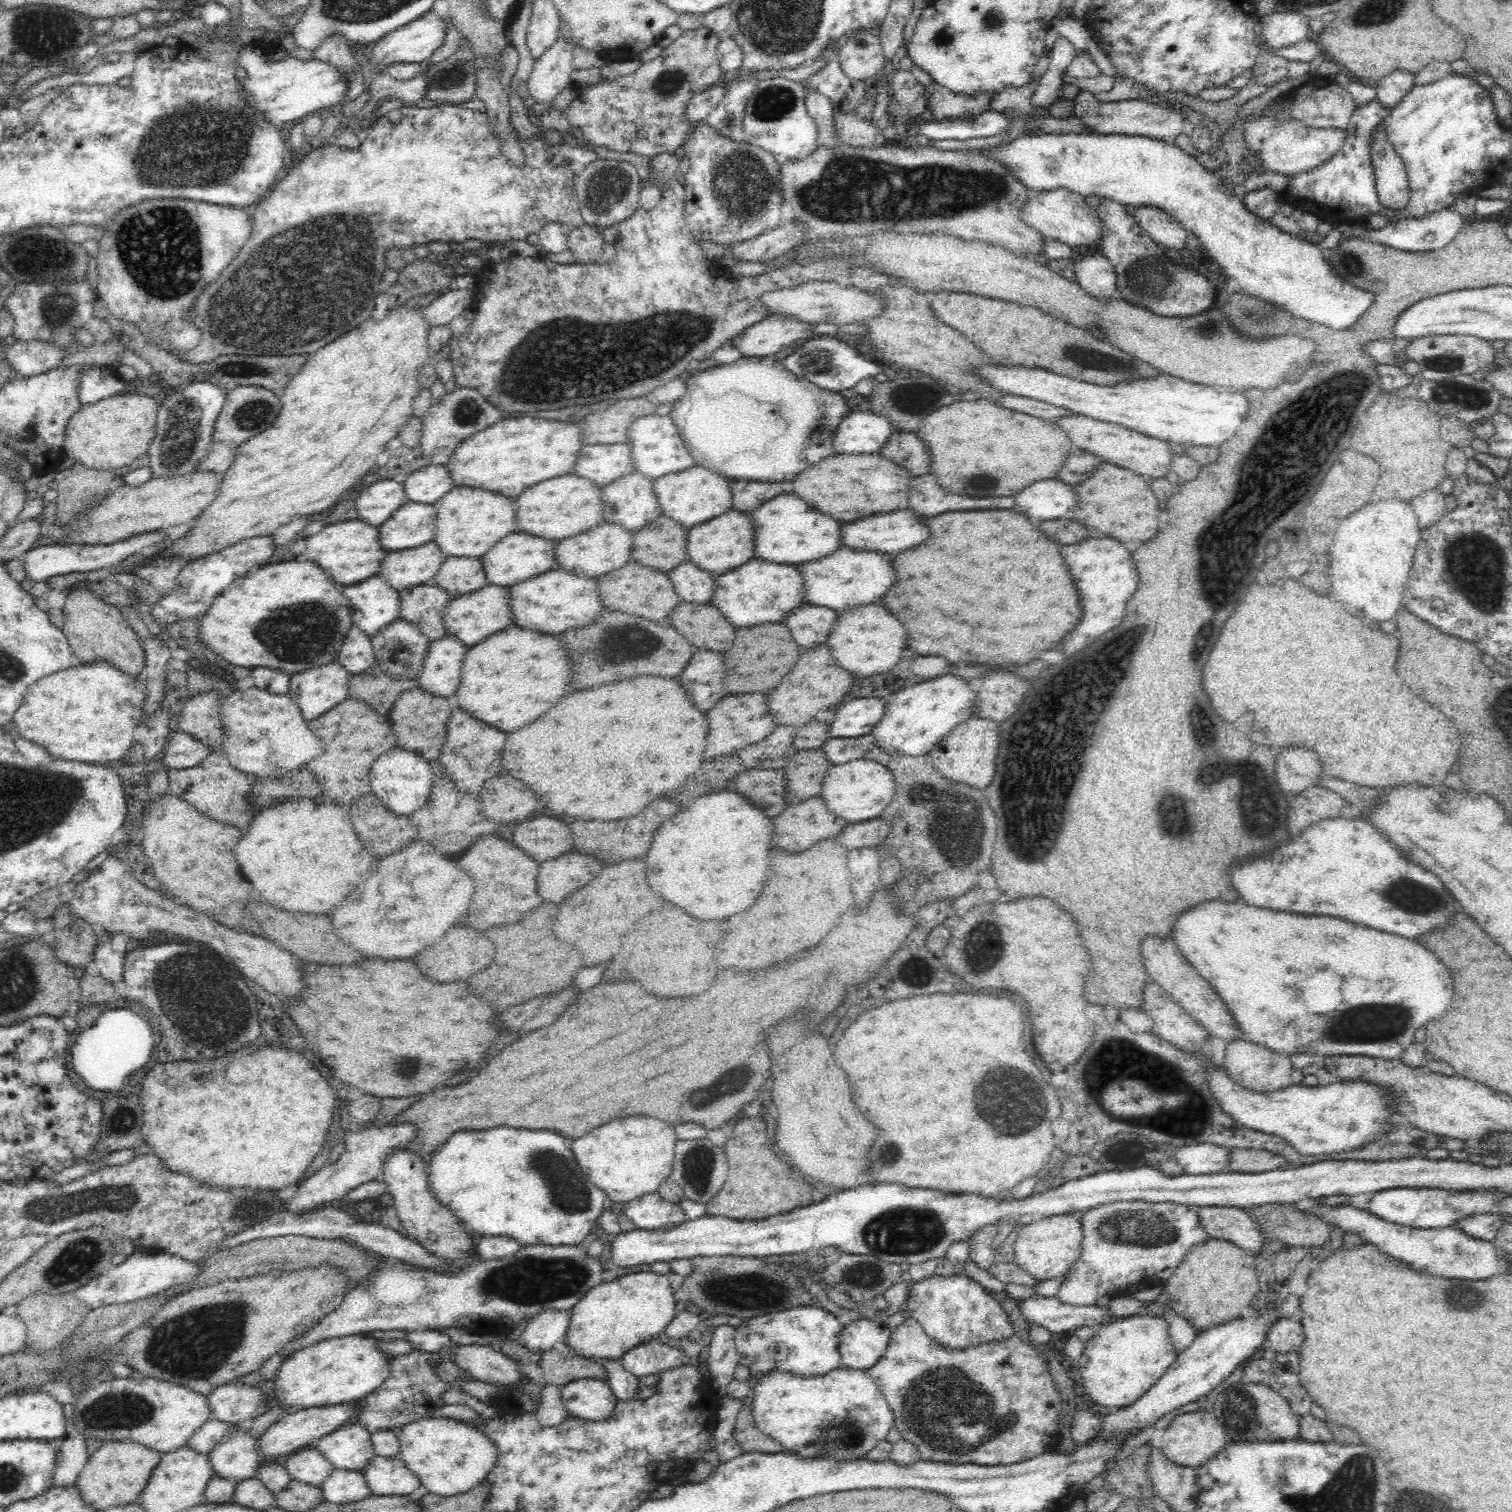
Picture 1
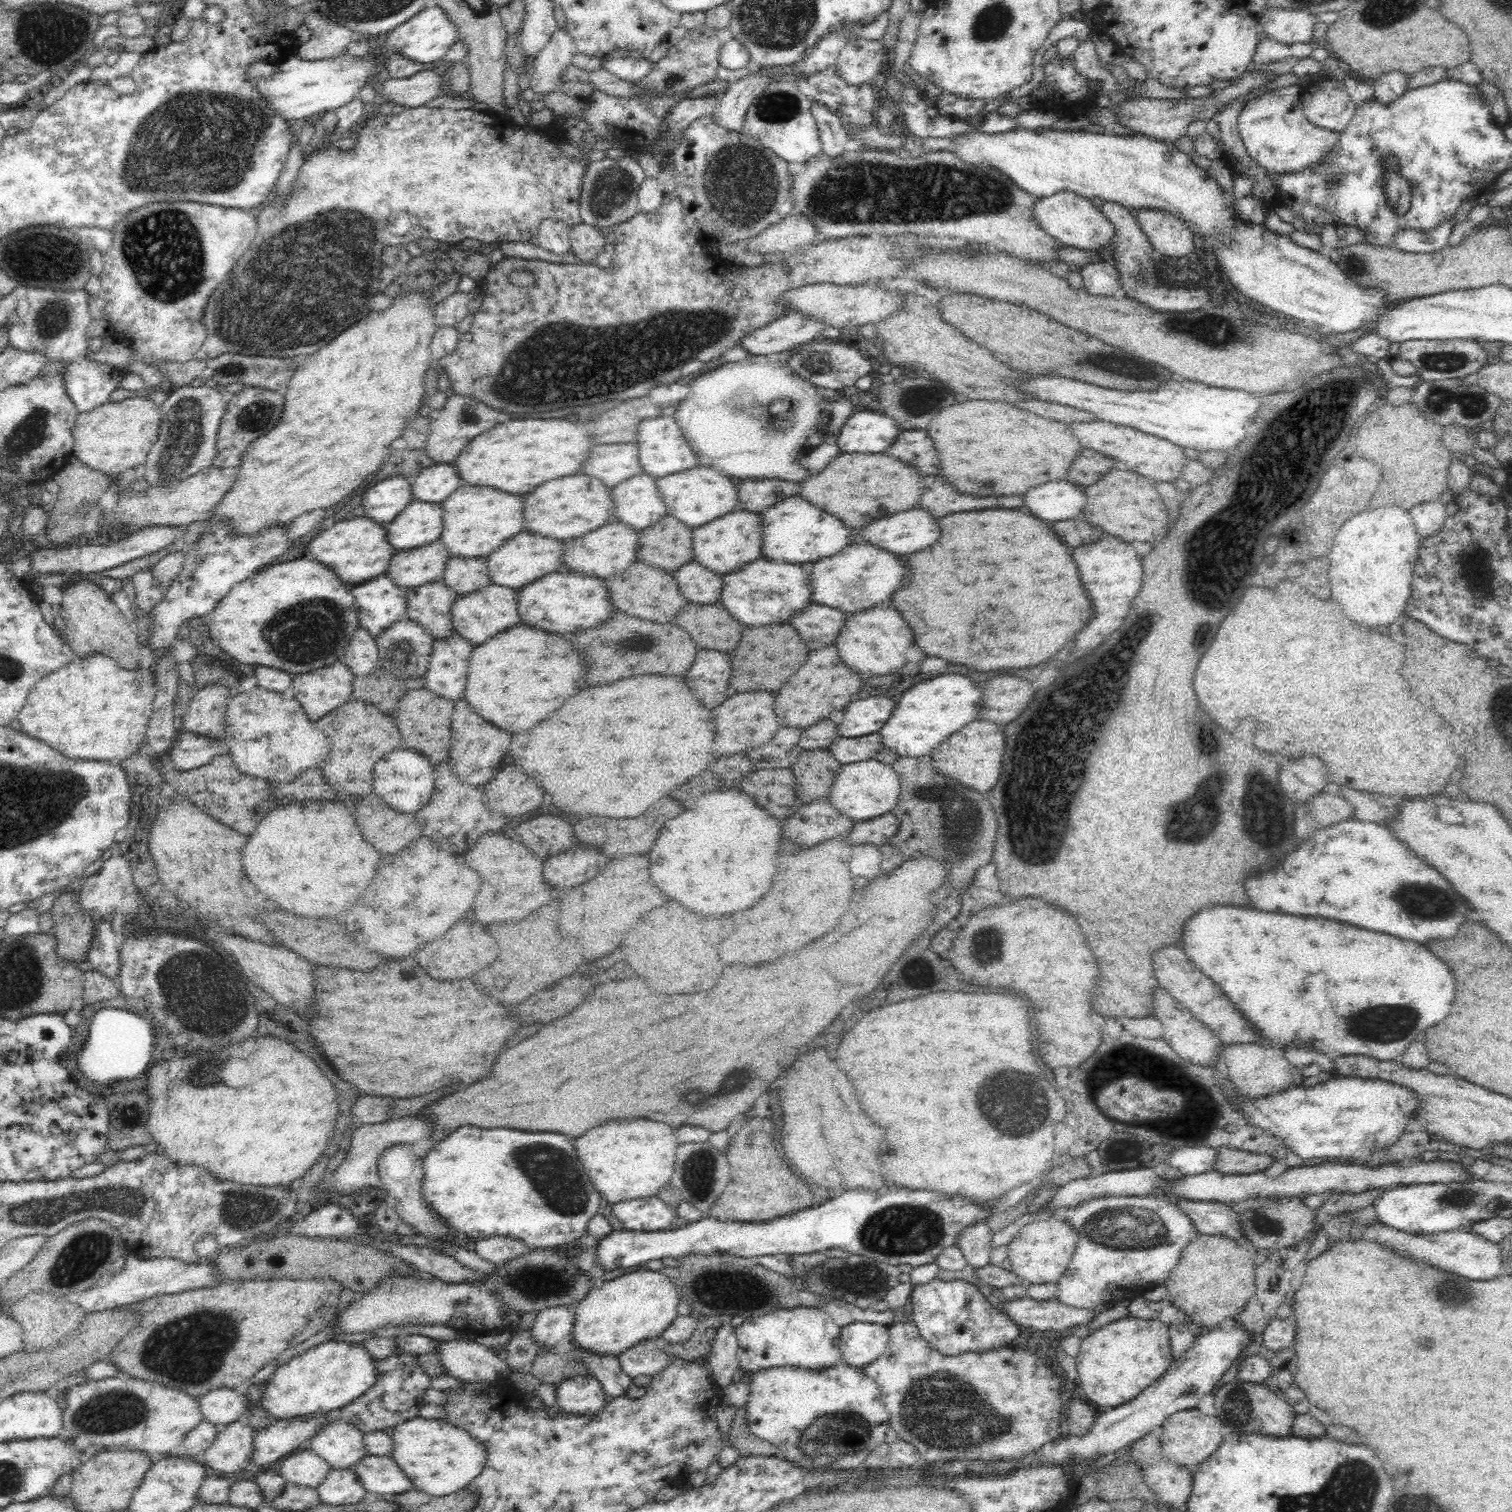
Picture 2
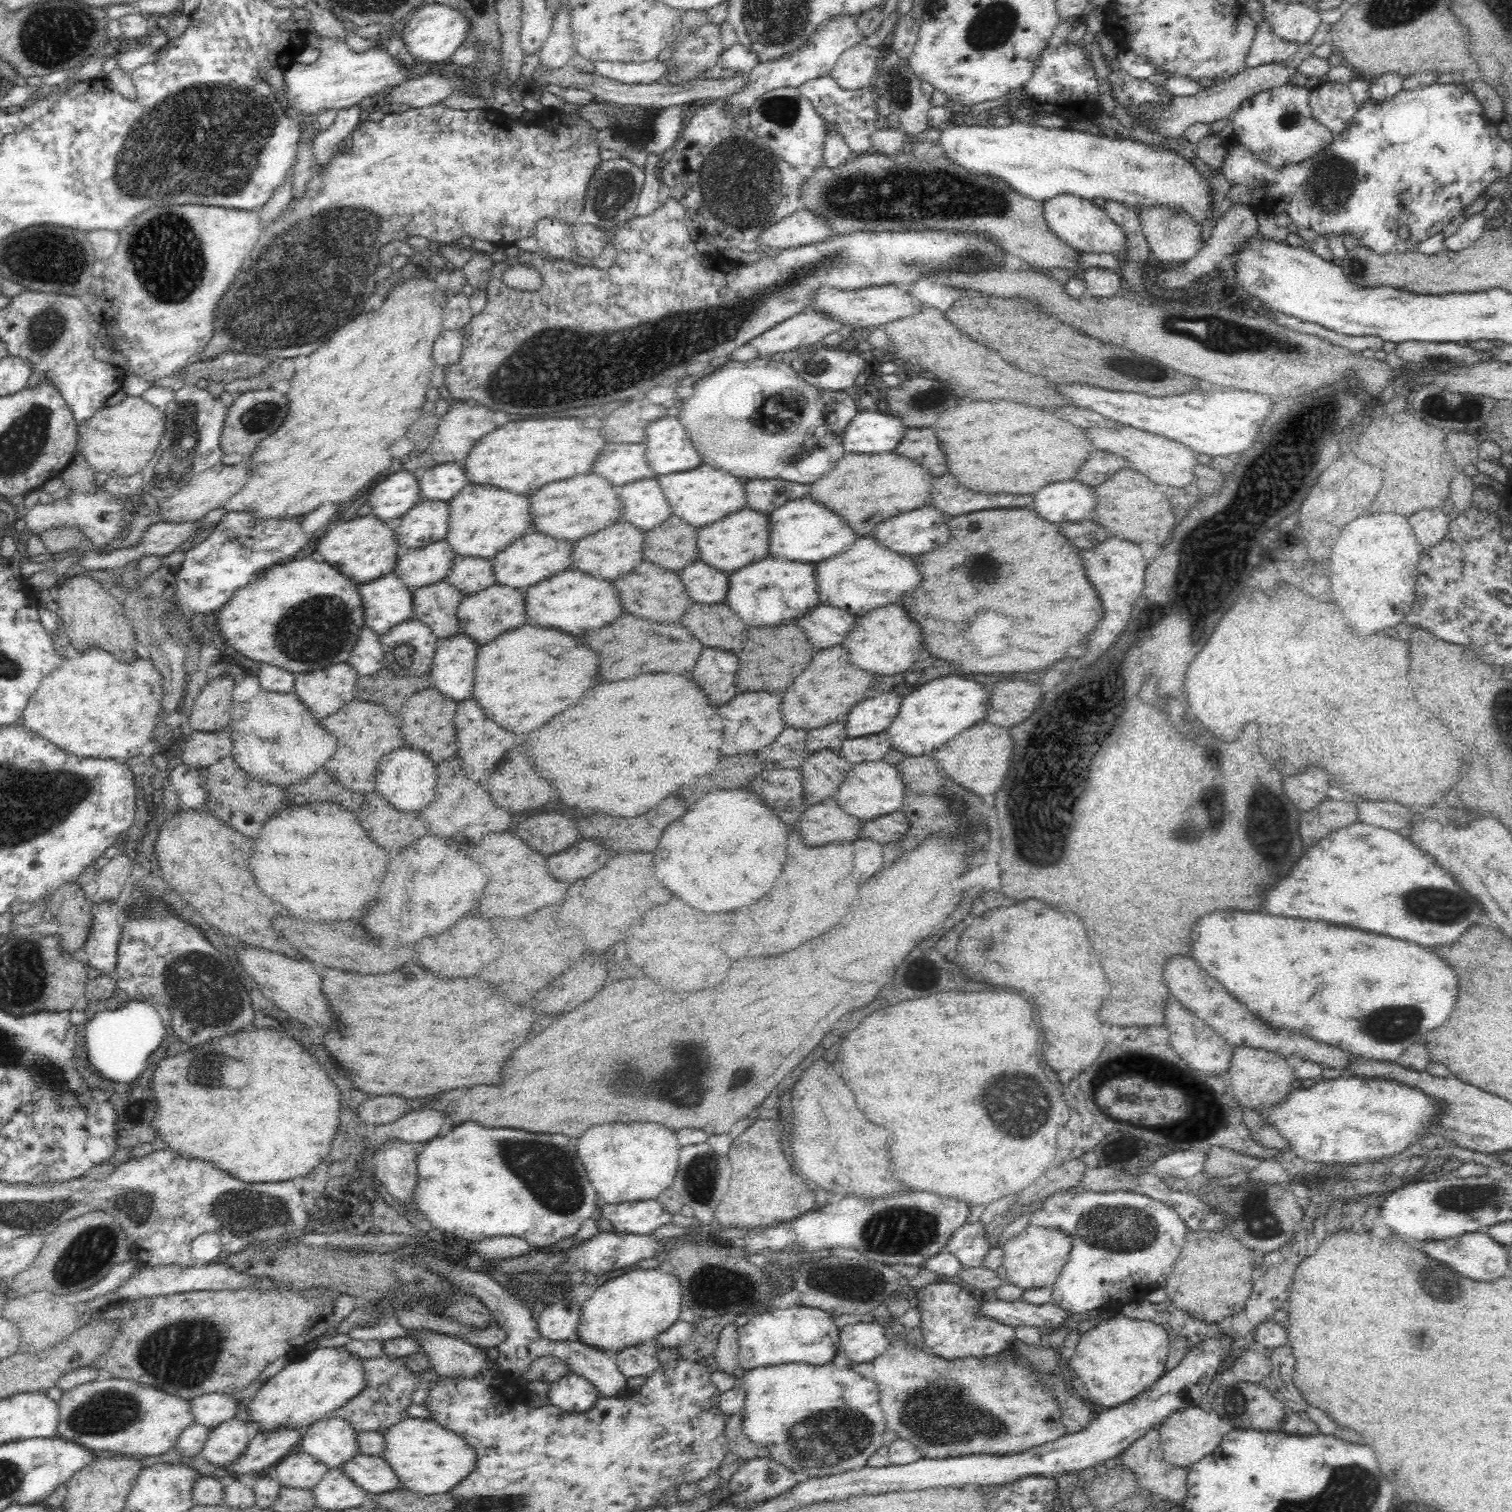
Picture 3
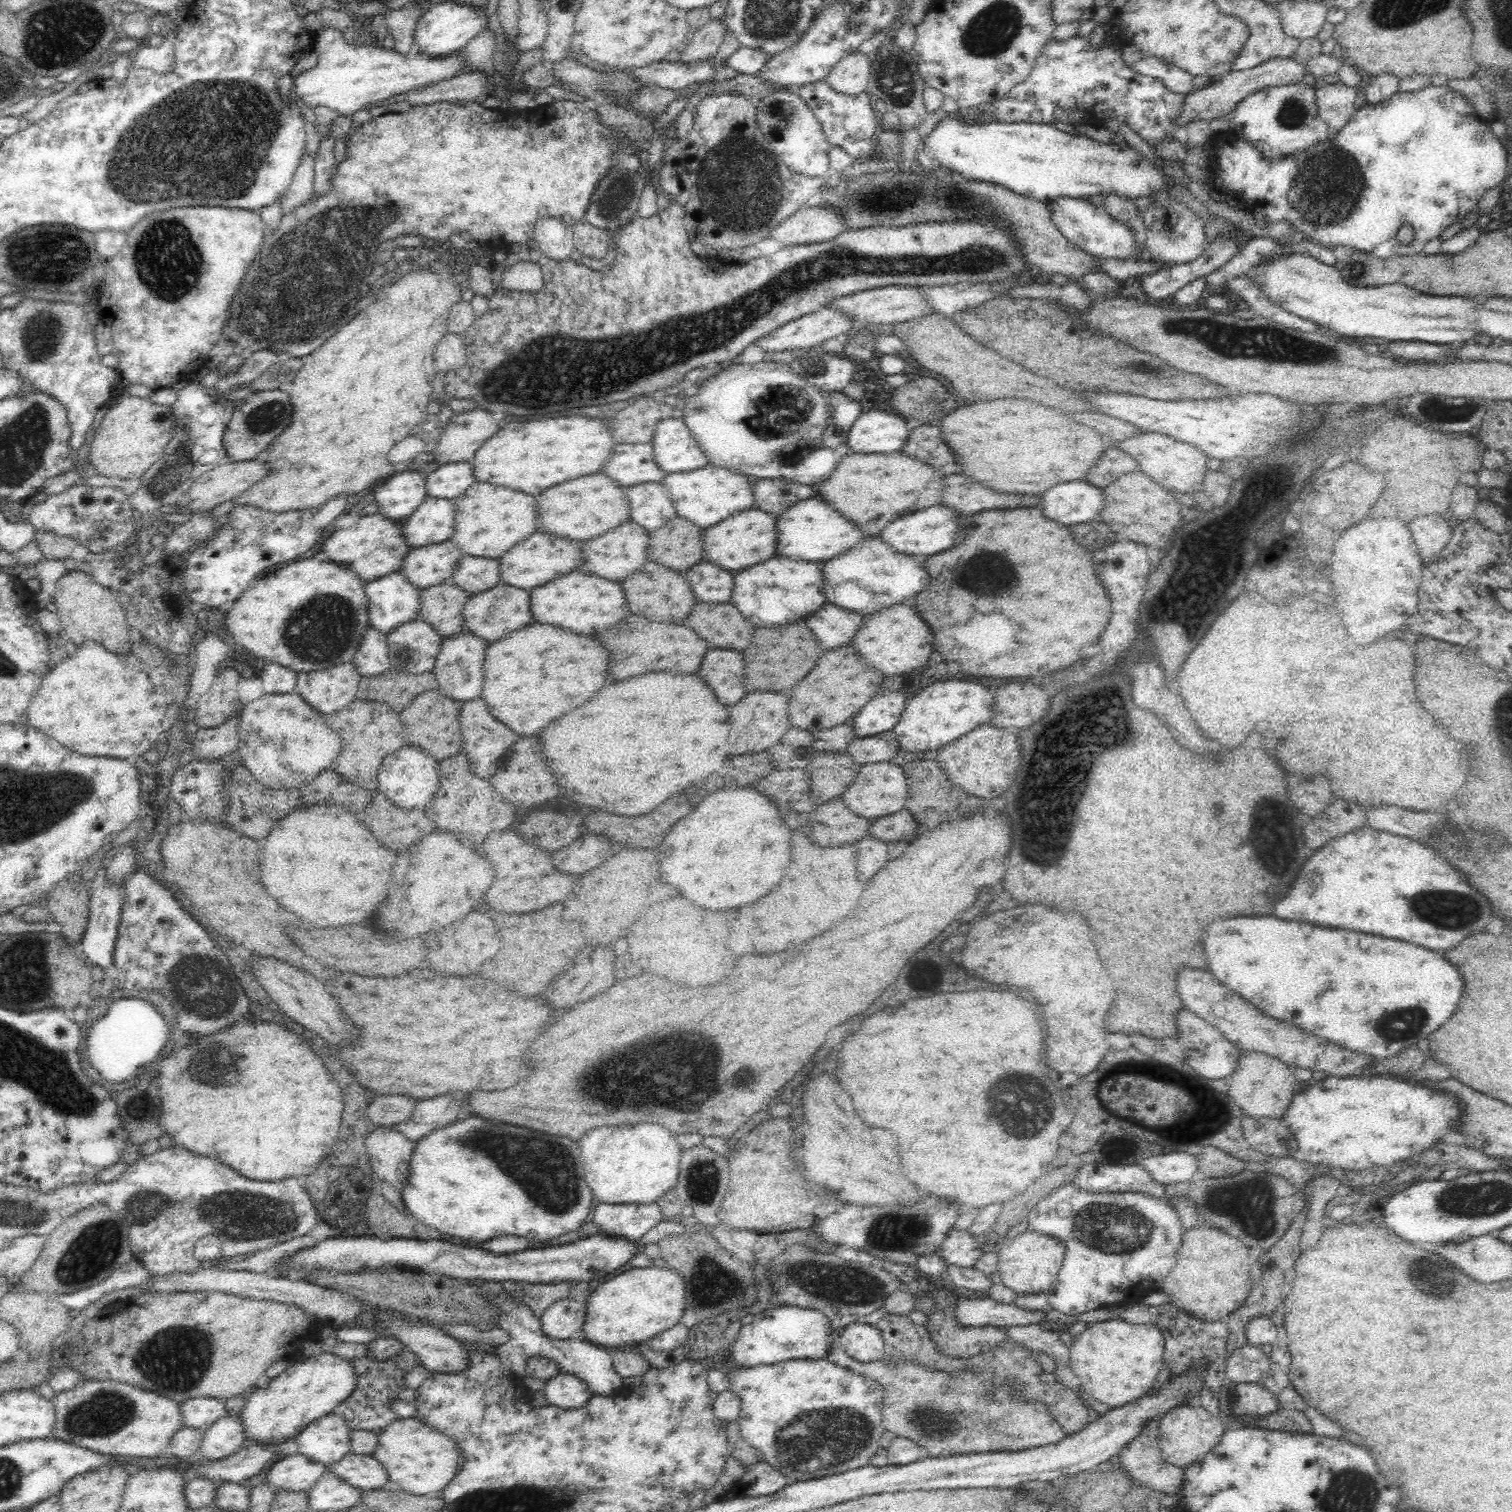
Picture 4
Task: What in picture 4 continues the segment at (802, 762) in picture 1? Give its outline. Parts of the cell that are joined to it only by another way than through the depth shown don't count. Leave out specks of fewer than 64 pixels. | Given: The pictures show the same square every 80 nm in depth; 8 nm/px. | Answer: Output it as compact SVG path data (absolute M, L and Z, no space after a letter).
M830 750L819 751L808 765L811 780L811 797L816 805L826 804L833 798L842 796L843 792L854 782L861 765L855 763L846 752L838 753Z

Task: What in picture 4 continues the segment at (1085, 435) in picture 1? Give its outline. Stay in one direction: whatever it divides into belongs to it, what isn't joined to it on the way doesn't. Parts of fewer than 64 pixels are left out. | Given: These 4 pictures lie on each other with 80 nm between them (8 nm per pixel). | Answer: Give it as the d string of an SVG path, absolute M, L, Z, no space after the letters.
M1142 434L1130 440L1124 440L1118 444L1118 448L1128 452L1134 460L1138 460L1140 470L1154 478L1158 484L1166 486L1166 490L1176 490L1176 492L1201 492L1202 488L1196 488L1198 484L1204 482L1204 474L1208 470L1206 466L1206 456L1198 452L1196 446L1184 444L1178 440L1172 440L1162 434Z

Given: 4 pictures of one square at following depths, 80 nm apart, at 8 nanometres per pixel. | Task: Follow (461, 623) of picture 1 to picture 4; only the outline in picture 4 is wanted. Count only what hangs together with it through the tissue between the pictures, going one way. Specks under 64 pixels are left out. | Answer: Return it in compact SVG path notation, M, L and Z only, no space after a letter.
M500 582L490 590L470 596L469 601L463 608L466 631L475 634L482 640L486 640L486 642L500 640L502 636L506 636L506 634L510 634L514 630L520 630L520 628L524 628L524 626L528 626L532 622L530 604L529 592L524 592L522 588Z

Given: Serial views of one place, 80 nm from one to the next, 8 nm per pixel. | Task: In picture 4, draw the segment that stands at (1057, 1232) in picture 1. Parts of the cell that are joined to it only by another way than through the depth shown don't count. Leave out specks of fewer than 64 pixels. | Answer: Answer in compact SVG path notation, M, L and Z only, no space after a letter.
M1030 1230L1006 1239L996 1253L998 1255L996 1270L1000 1272L1001 1283L1016 1295L1048 1291L1057 1280L1057 1274L1064 1260L1062 1243Z

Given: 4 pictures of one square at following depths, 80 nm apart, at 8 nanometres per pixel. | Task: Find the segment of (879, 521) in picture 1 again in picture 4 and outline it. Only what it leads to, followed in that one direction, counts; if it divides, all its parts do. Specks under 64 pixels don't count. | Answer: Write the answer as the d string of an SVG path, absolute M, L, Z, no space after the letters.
M932 506L926 508L922 512L914 512L910 516L900 516L898 520L888 524L882 530L882 541L889 544L898 552L904 554L920 554L920 556L932 556L944 550L950 550L954 538L958 538L958 542L962 542L964 538L964 530L958 526L958 512L950 510L946 506Z

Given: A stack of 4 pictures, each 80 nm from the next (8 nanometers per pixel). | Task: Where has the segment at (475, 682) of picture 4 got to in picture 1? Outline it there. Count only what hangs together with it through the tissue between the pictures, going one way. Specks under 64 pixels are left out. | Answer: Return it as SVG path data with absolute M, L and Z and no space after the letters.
M448 634L443 639L433 640L429 644L422 672L417 676L420 688L438 694L452 696L460 682L462 660L468 648L460 644L454 635Z

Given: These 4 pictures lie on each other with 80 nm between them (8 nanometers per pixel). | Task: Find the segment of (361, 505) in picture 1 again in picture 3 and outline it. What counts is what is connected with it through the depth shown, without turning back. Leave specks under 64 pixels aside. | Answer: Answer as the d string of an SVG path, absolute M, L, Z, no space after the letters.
M396 472L379 483L366 502L371 504L376 518L394 524L424 499L420 494L419 472Z

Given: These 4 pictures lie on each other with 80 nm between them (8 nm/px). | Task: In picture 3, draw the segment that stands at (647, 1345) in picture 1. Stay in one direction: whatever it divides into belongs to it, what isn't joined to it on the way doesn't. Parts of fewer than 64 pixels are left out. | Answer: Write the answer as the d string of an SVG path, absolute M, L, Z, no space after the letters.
M625 1347L616 1352L616 1365L620 1373L626 1378L638 1376L648 1377L659 1368L658 1358L650 1353L644 1353L635 1347Z

